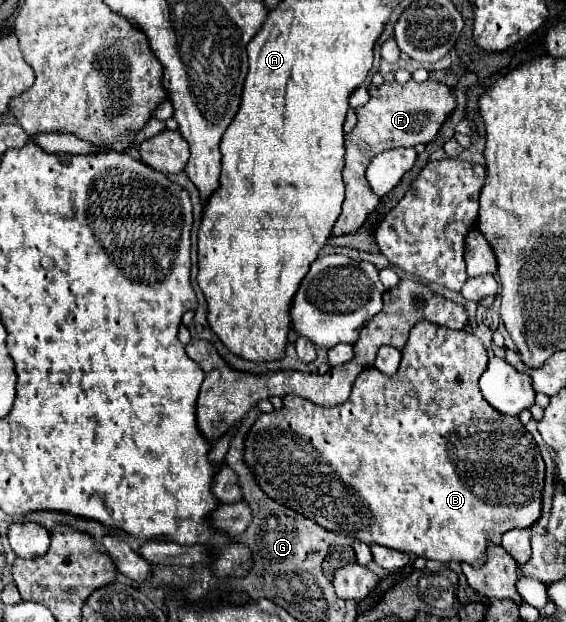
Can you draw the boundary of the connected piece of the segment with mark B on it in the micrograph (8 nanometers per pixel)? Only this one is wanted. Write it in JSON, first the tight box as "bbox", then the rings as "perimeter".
{"bbox":[244,322,544,566],"perimeter":[[[418,322],[410,330],[408,342],[402,348],[398,378],[386,378],[380,370],[376,370],[374,366],[368,366],[354,380],[350,398],[344,404],[334,408],[316,406],[310,400],[294,394],[284,396],[284,406],[280,410],[274,410],[270,414],[260,414],[252,424],[252,428],[248,430],[246,442],[244,442],[246,446],[244,462],[252,470],[256,484],[268,498],[292,510],[298,510],[302,516],[310,518],[312,522],[320,524],[330,532],[350,536],[366,544],[380,544],[400,552],[416,554],[428,560],[440,560],[440,562],[458,560],[458,562],[468,562],[472,566],[480,566],[482,560],[486,560],[486,540],[500,544],[500,538],[506,530],[528,528],[540,518],[542,488],[544,488],[544,462],[532,434],[524,430],[524,426],[516,416],[500,414],[480,394],[478,378],[486,370],[486,362],[488,362],[488,356],[486,356],[484,344],[474,334],[464,330],[458,332],[444,326],[434,326],[432,322]]]}

